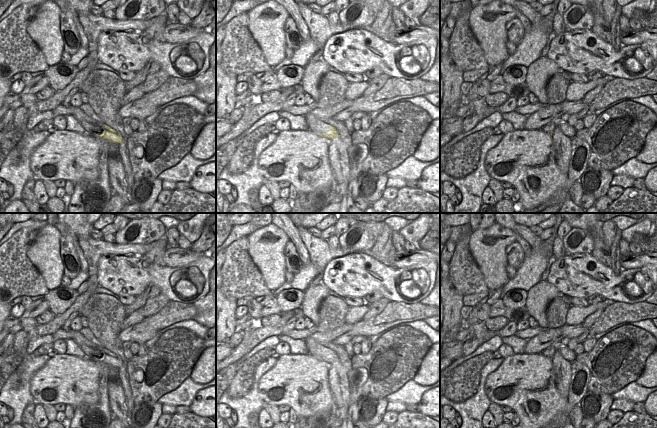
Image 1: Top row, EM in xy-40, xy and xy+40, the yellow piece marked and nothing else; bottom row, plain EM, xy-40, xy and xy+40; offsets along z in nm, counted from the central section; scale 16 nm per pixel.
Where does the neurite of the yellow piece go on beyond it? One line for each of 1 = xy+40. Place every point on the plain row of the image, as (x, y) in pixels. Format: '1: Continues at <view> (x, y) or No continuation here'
1: No continuation here.

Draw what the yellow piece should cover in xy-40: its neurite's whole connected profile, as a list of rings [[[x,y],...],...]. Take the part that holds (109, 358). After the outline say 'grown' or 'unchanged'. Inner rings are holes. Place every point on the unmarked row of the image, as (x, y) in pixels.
[[[71,331],[74,340],[83,350],[85,356],[96,362],[103,362],[113,367],[124,367],[124,362],[104,347],[99,347],[87,340],[79,331]]]; grown

